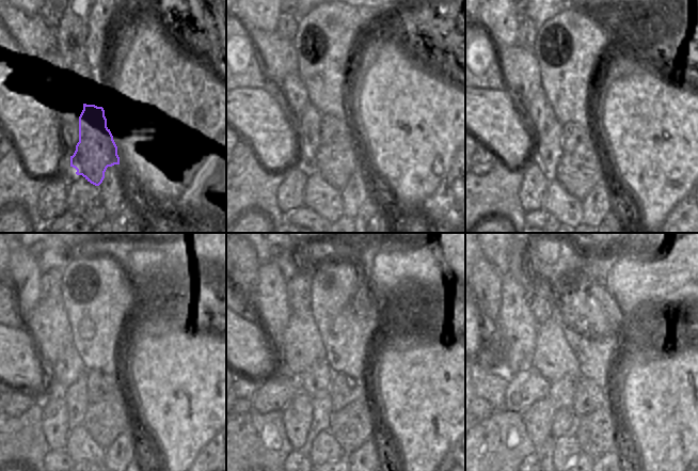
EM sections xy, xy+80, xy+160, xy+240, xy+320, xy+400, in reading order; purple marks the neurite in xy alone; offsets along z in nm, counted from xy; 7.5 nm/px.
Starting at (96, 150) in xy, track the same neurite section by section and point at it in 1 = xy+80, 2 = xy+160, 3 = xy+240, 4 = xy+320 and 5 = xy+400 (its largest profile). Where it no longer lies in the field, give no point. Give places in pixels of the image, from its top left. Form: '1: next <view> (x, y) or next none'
1: next xy+80 (335, 162)
2: next xy+160 (578, 172)
3: next xy+240 (105, 420)
4: next xy+320 (355, 424)
5: next xy+400 (596, 434)

